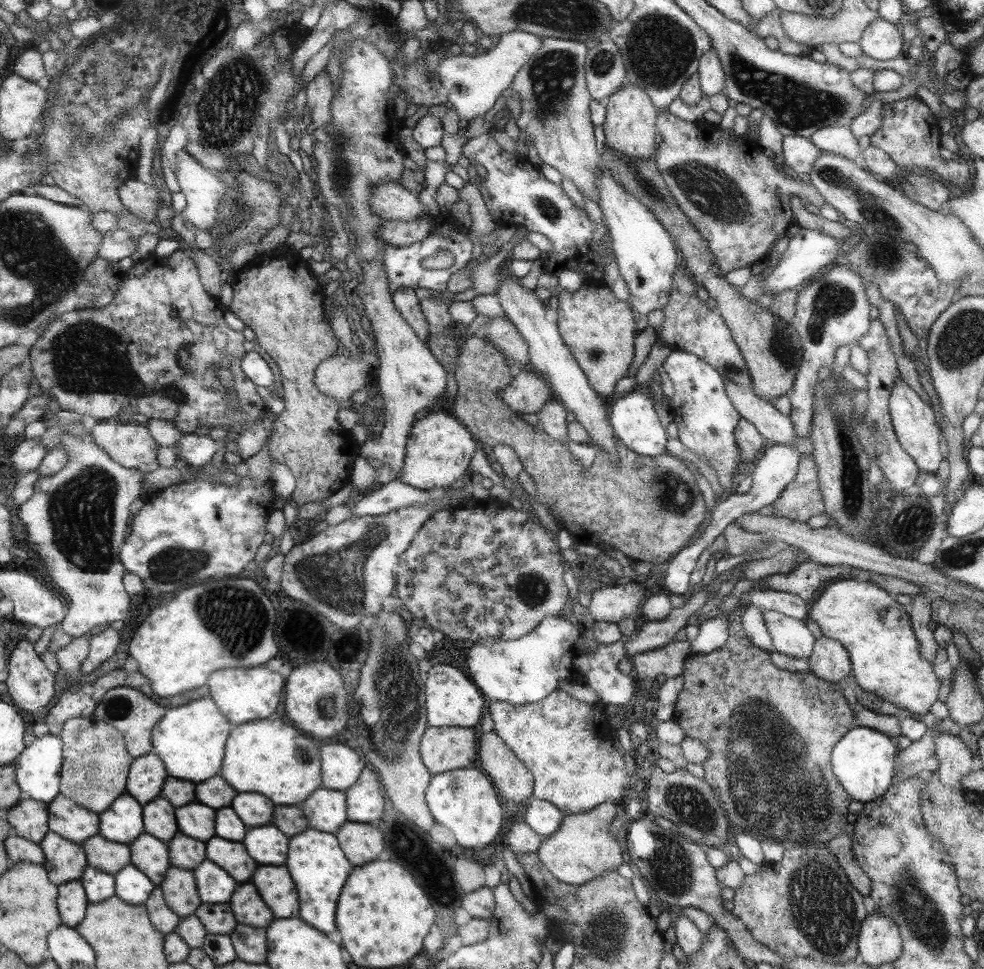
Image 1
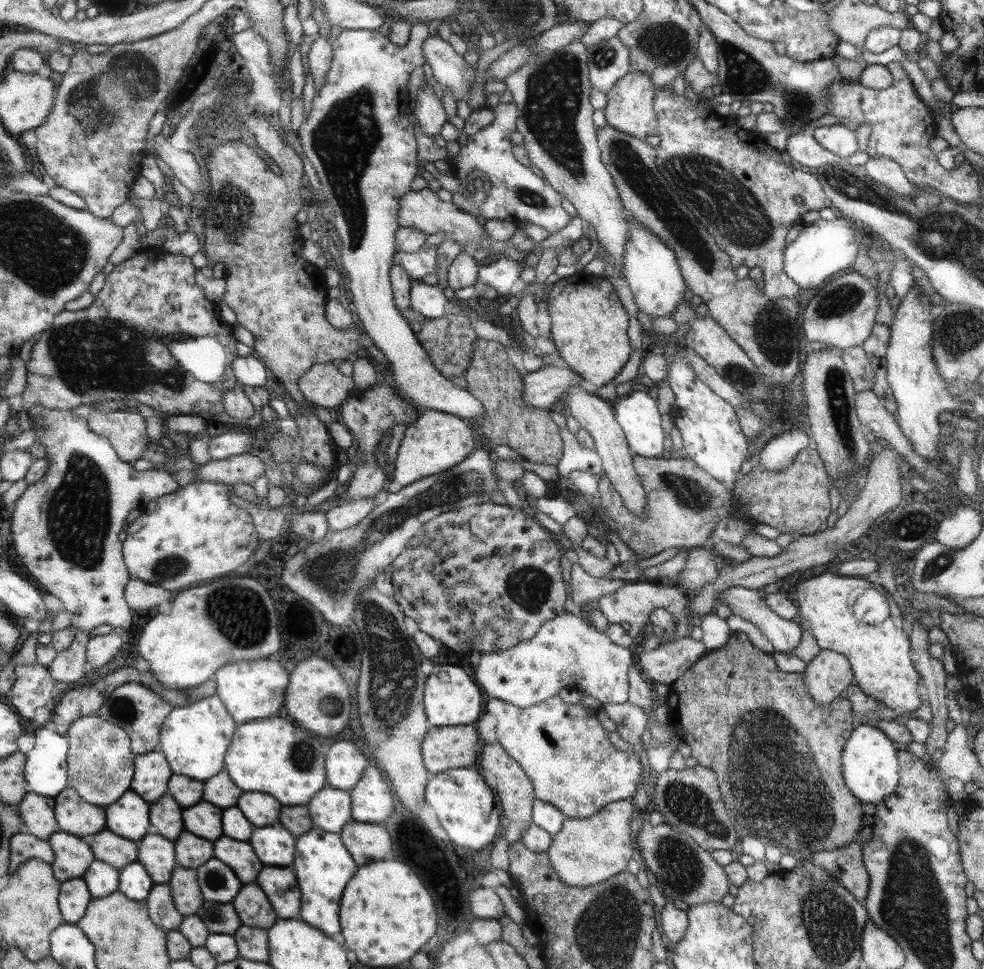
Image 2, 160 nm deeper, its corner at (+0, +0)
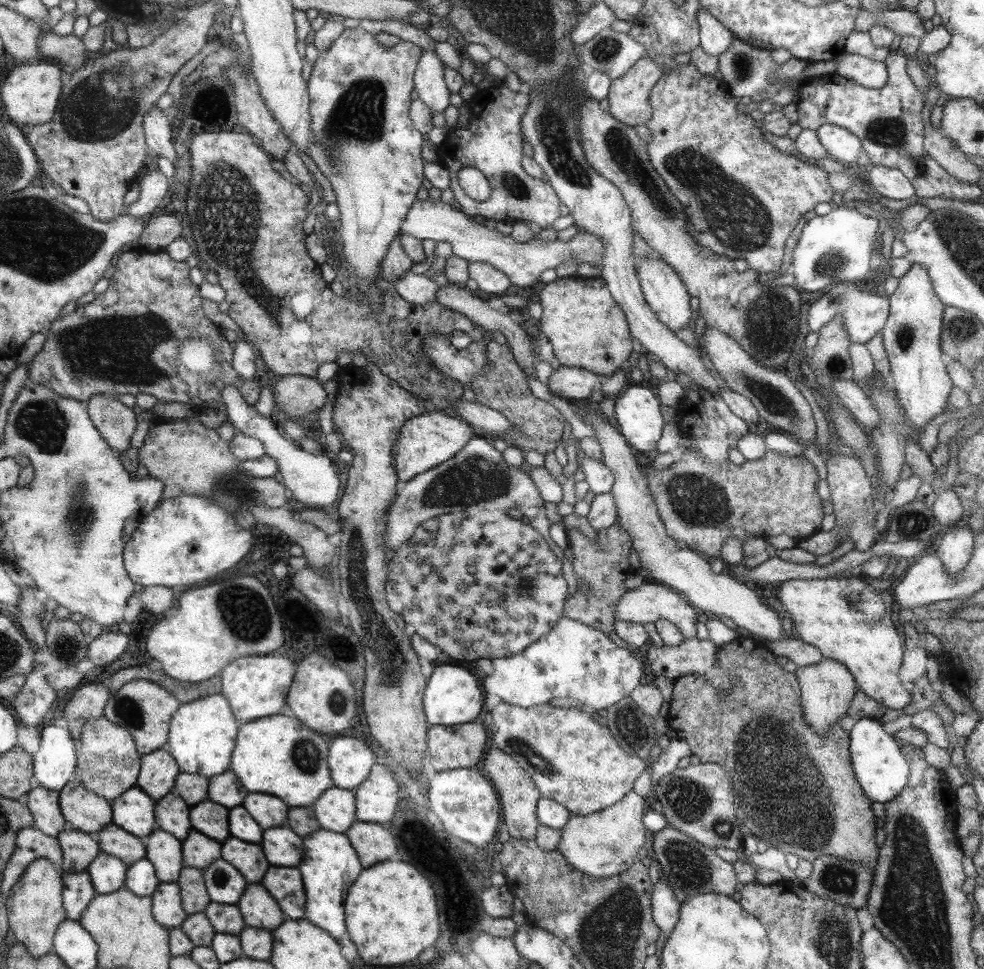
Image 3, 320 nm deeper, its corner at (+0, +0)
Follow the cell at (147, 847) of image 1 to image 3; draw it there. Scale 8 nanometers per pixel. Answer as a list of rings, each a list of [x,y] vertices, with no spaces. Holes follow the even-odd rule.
[[[159,828],[144,839],[145,859],[151,861],[161,883],[177,883],[185,867],[180,840]]]

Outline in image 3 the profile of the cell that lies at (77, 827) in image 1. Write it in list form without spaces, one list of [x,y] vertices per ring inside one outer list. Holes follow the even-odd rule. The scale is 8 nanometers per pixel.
[[[74,777],[60,792],[61,812],[71,829],[92,835],[99,833],[114,822],[110,801],[85,788],[83,780]]]

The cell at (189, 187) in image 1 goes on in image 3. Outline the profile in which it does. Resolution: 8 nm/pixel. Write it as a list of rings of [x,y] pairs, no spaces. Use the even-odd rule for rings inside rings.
[[[151,105],[145,111],[143,129],[144,140],[148,143],[151,154],[163,156],[173,164],[175,161],[175,151],[172,145],[173,134],[163,111]]]

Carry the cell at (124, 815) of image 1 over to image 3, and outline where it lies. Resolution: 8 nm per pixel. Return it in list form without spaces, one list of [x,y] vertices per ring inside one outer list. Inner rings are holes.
[[[137,787],[129,788],[125,795],[110,802],[113,808],[114,823],[125,829],[125,832],[144,841],[155,831],[156,802]]]

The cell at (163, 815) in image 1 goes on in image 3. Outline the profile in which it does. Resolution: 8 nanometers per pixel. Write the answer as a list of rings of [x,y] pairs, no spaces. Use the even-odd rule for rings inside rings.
[[[169,792],[164,799],[156,802],[156,828],[171,834],[181,842],[185,841],[192,829],[189,822],[189,808],[175,792]]]

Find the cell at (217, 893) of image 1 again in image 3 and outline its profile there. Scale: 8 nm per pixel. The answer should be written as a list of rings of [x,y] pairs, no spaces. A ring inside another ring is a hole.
[[[221,858],[216,859],[202,872],[204,884],[213,903],[235,905],[248,885],[244,876]]]

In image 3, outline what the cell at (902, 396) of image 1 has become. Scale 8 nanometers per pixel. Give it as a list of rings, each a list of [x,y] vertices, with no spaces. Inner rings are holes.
[[[911,262],[909,269],[898,278],[895,292],[889,296],[889,319],[880,332],[889,364],[890,387],[917,432],[923,431],[934,416],[939,418],[941,412],[945,412],[952,387],[940,339],[945,305],[932,286],[926,268]]]

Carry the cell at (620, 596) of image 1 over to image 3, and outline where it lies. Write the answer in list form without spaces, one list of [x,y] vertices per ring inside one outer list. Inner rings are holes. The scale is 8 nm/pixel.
[[[647,582],[641,586],[626,590],[621,596],[618,606],[616,606],[617,619],[633,621],[634,623],[643,624],[644,622],[655,622],[656,620],[668,620],[674,624],[684,639],[695,637],[695,622],[697,616],[693,612],[693,608],[689,606],[688,601],[684,599],[676,591],[665,590],[664,585],[655,582]]]

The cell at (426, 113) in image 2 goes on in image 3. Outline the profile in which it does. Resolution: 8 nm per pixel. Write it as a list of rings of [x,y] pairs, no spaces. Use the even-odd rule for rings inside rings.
[[[425,49],[417,59],[416,74],[412,80],[416,83],[417,99],[423,102],[430,112],[443,112],[449,105],[449,90],[444,81],[444,64],[433,49]]]

